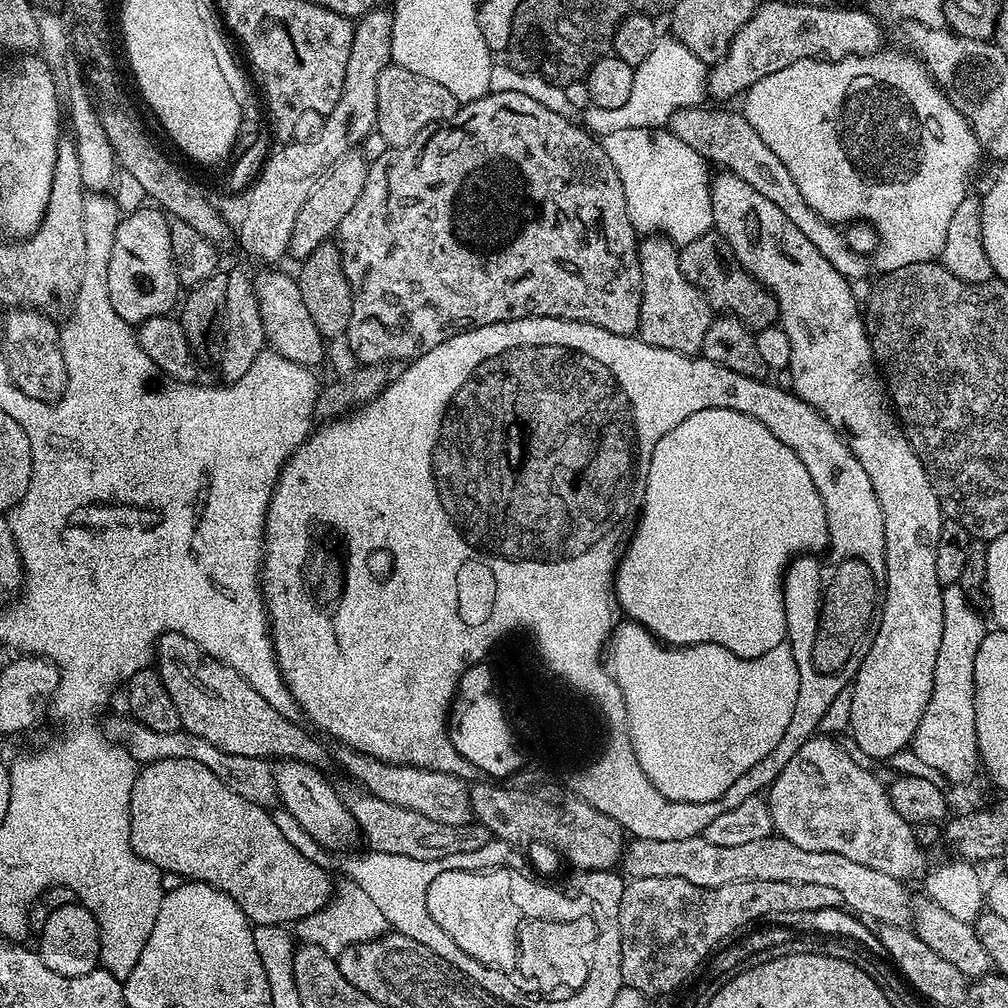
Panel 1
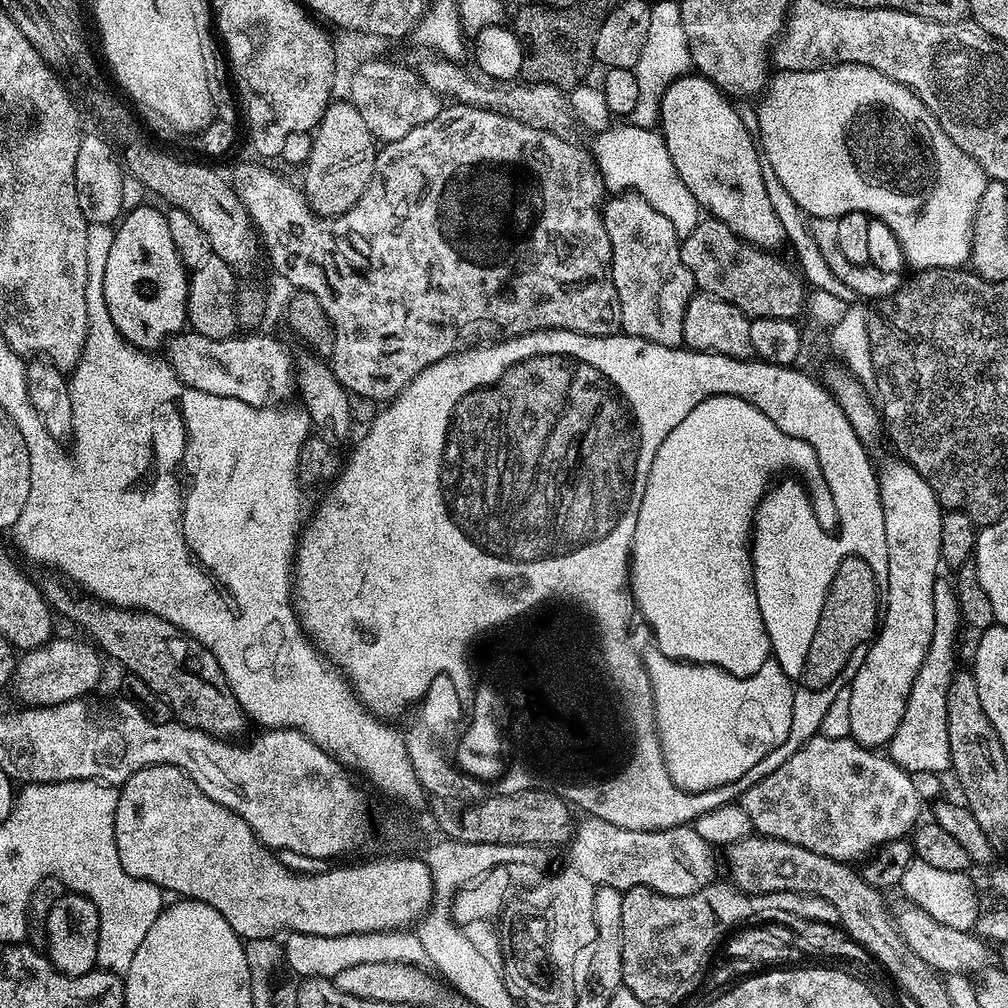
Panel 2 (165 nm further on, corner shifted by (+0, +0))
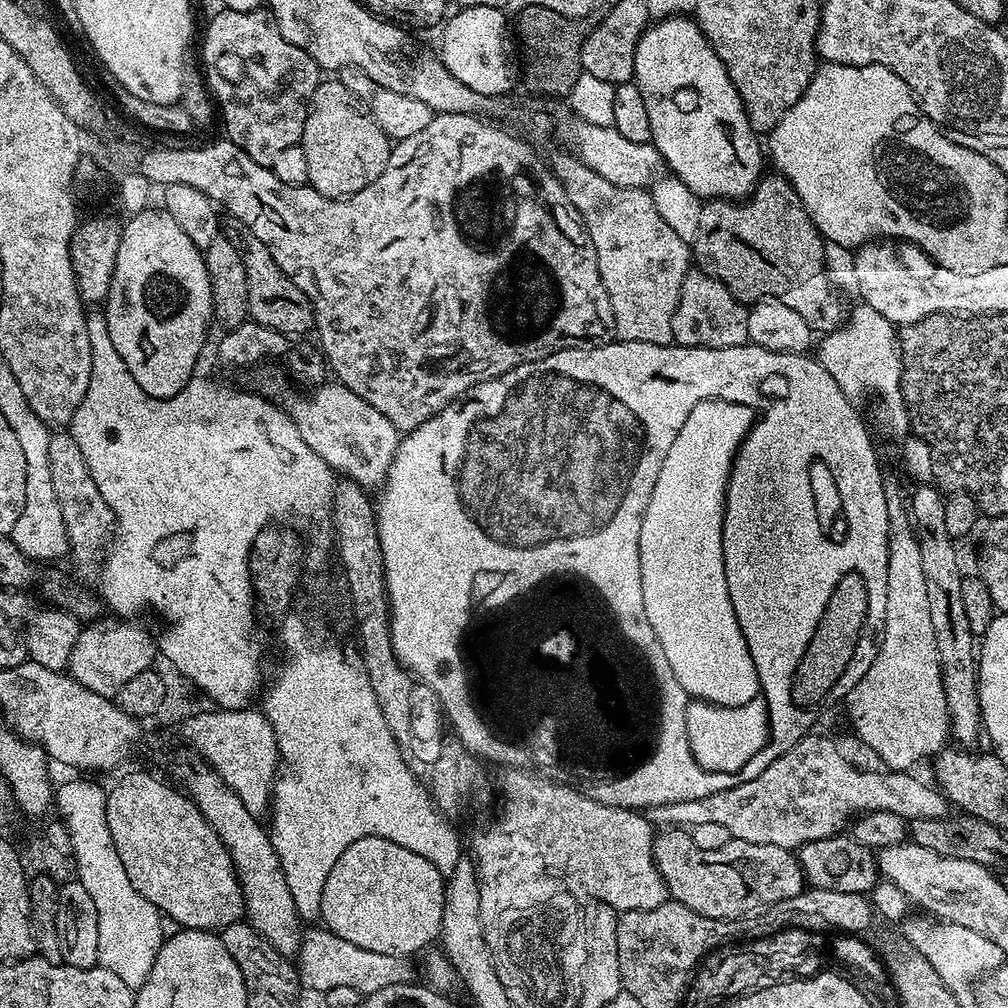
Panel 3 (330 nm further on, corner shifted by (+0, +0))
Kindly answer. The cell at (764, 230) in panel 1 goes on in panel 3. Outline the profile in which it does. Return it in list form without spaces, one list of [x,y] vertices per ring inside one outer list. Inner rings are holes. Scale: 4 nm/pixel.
[[[687,15],[670,16],[667,20],[657,20],[651,26],[645,28],[640,36],[640,41],[636,47],[634,54],[634,70],[636,75],[634,82],[638,86],[638,90],[642,94],[642,102],[646,102],[646,114],[650,117],[650,130],[652,131],[651,143],[655,144],[660,152],[661,161],[666,165],[667,171],[673,176],[690,186],[690,190],[695,196],[699,196],[708,202],[740,202],[745,199],[755,188],[756,183],[760,181],[764,160],[766,164],[766,156],[760,153],[760,144],[758,141],[758,133],[752,129],[752,123],[748,120],[748,115],[744,113],[742,106],[742,98],[738,98],[738,90],[734,90],[734,82],[730,82],[730,78],[726,74],[726,66],[722,66],[722,62],[718,58],[718,54],[714,54],[714,50],[706,42],[706,38],[702,34],[702,30],[698,27],[695,19],[689,18]]]

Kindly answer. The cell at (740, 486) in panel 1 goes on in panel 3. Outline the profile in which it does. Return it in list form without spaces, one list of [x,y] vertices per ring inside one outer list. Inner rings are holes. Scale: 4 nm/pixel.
[[[703,400],[695,404],[690,410],[686,422],[682,422],[682,426],[678,430],[678,438],[674,438],[674,442],[670,442],[670,450],[666,450],[666,458],[662,462],[662,470],[658,470],[658,478],[654,482],[650,502],[644,511],[642,530],[640,531],[640,558],[638,563],[642,574],[644,619],[654,630],[656,640],[662,646],[662,654],[666,654],[666,660],[670,662],[673,676],[681,689],[687,692],[689,697],[706,700],[709,704],[721,704],[727,708],[740,706],[760,696],[760,683],[754,670],[754,662],[750,658],[750,652],[746,646],[742,630],[738,626],[738,618],[734,618],[734,608],[730,602],[728,587],[726,586],[724,555],[722,554],[722,530],[726,527],[724,522],[724,494],[728,490],[728,477],[732,475],[732,461],[736,458],[740,443],[748,435],[753,423],[754,408],[750,405],[730,402],[729,400]]]

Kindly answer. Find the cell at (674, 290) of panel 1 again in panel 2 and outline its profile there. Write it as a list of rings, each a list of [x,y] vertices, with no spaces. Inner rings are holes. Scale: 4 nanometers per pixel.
[[[635,190],[609,195],[603,201],[602,215],[610,238],[612,281],[620,307],[621,329],[627,335],[667,348],[681,347],[686,306],[697,287],[682,262],[682,240],[674,226],[670,226],[670,218],[658,214],[658,210]]]

